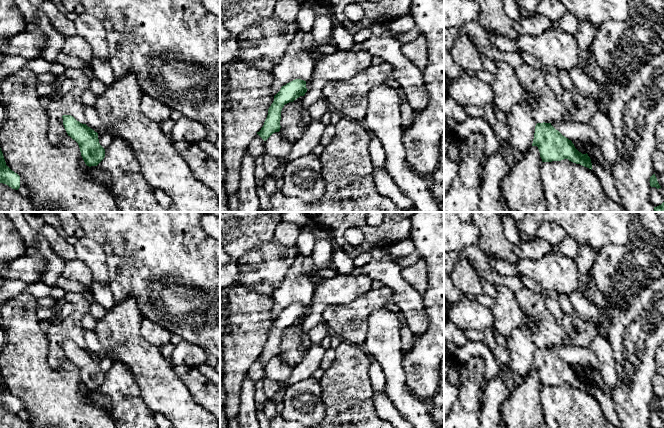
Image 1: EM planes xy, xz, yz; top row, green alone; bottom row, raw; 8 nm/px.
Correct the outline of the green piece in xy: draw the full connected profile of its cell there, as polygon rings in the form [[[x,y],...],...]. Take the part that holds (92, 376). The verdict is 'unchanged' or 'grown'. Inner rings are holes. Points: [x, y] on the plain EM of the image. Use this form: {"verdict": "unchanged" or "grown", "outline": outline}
{"verdict": "unchanged", "outline": [[[63,339],[62,342],[68,360],[78,367],[85,388],[89,391],[97,390],[105,381],[105,373],[99,367],[98,357],[71,339]]]}

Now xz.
{"verdict": "unchanged", "outline": [[[295,303],[282,310],[274,320],[274,325],[268,333],[268,339],[263,351],[257,358],[266,365],[273,357],[280,355],[281,335],[285,328],[293,326],[307,316],[306,305]]]}

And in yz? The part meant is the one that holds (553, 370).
{"verdict": "unchanged", "outline": [[[537,347],[532,370],[537,370],[542,386],[569,385],[592,394],[588,378],[579,376],[571,364],[563,360],[551,347]]]}

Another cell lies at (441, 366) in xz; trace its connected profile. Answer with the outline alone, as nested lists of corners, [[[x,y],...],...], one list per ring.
[[[444,355],[439,364],[439,393],[444,395]]]

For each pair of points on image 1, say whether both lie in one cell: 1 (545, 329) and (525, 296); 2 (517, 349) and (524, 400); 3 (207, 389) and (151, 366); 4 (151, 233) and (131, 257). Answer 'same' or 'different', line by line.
1: same
2: different
3: different
4: same

